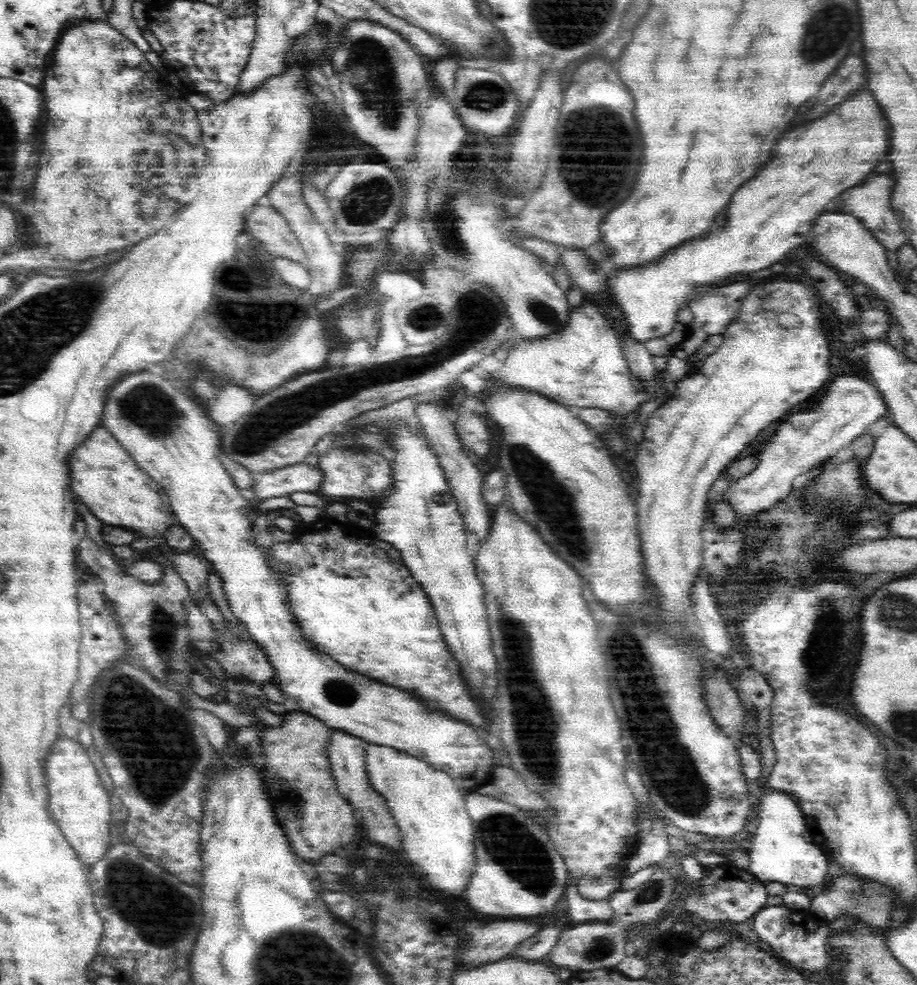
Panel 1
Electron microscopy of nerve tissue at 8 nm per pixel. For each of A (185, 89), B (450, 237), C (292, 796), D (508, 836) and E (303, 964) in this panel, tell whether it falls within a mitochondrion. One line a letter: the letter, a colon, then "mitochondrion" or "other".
A: other
B: mitochondrion
C: mitochondrion
D: mitochondrion
E: mitochondrion

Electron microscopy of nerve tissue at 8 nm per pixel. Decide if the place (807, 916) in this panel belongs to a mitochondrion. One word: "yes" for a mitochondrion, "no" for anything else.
no

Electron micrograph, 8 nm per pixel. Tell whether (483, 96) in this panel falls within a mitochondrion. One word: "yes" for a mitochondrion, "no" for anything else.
yes

